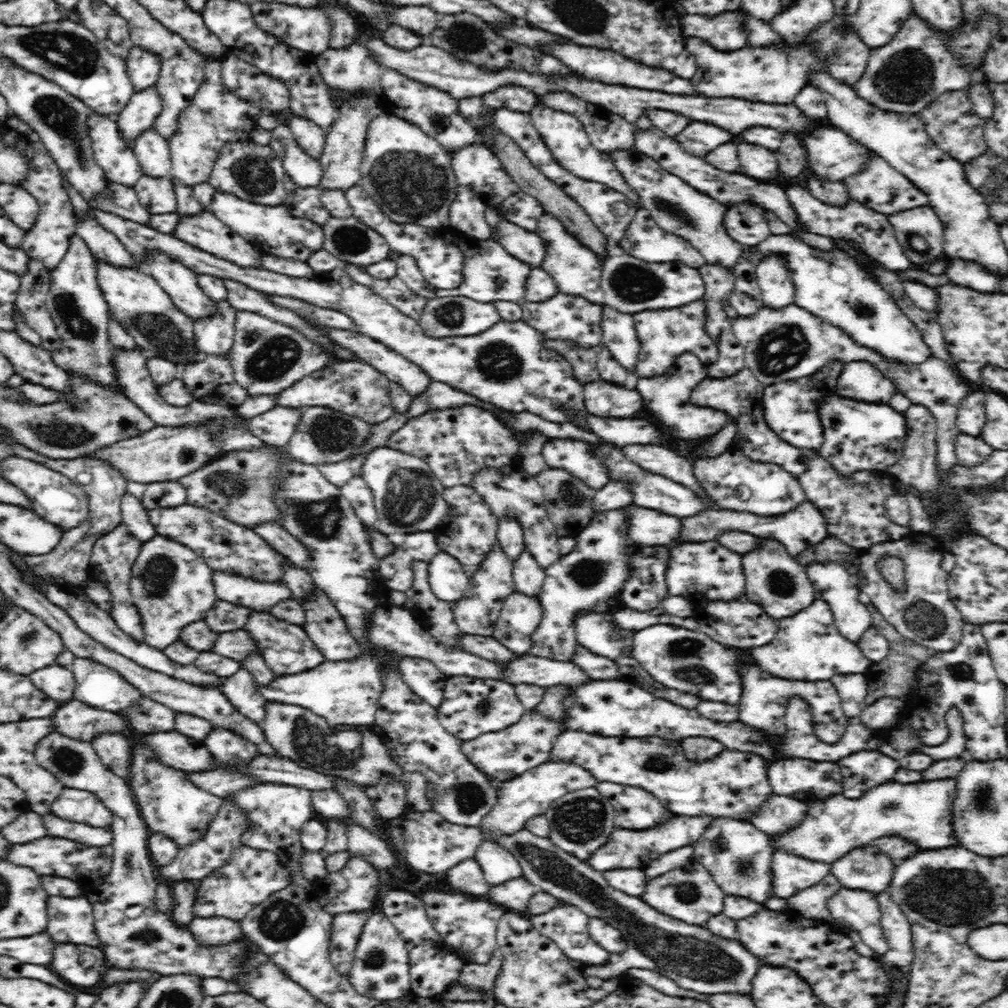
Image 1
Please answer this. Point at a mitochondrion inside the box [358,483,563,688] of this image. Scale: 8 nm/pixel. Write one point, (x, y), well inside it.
(523, 623)

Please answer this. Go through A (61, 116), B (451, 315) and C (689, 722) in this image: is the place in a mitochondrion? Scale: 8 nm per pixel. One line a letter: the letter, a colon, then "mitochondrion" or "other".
A: mitochondrion
B: mitochondrion
C: other

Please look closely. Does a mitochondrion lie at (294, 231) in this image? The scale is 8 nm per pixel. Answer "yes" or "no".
no

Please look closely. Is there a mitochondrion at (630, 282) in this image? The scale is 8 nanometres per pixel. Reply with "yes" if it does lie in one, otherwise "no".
yes

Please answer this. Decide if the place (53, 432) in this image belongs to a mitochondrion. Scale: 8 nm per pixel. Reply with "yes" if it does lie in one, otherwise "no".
yes

